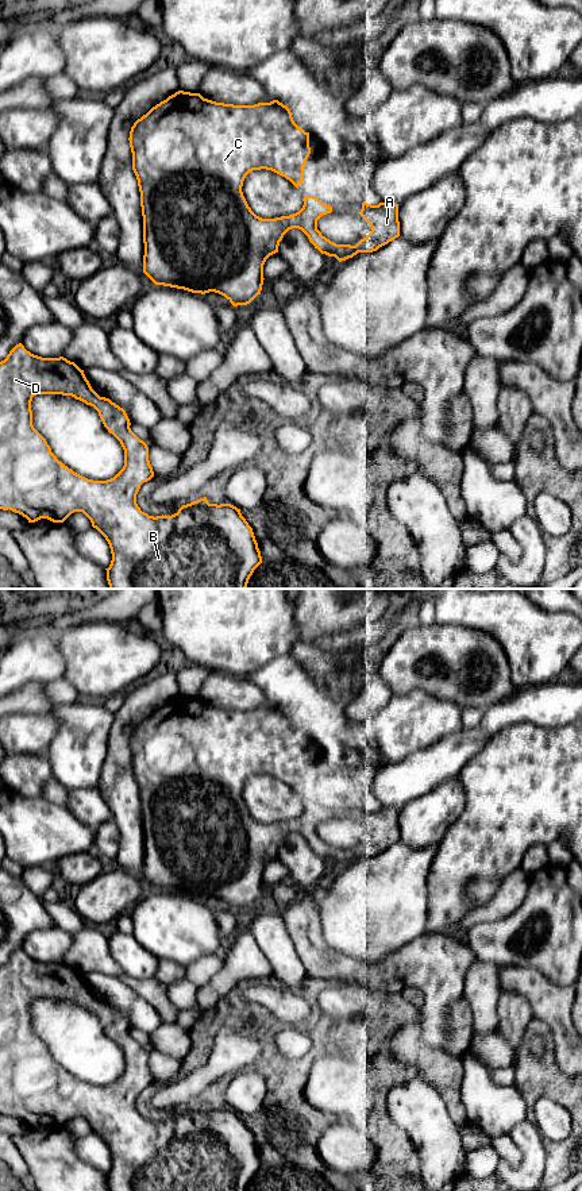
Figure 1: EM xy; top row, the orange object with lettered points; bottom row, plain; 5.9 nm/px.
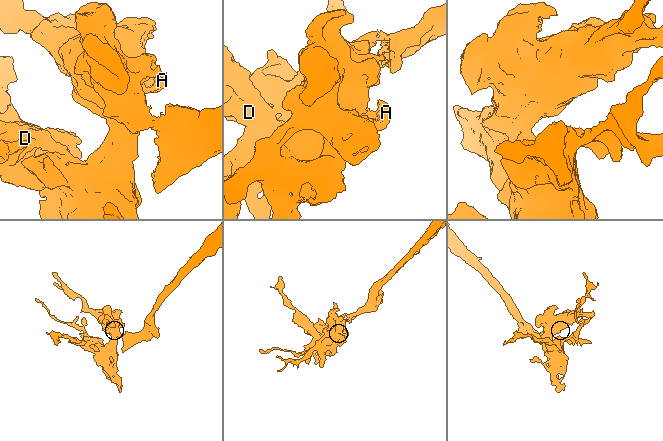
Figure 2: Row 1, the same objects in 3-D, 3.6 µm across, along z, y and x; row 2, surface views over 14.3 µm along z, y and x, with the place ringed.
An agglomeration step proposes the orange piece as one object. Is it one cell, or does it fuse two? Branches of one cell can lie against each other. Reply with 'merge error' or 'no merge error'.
no merge error

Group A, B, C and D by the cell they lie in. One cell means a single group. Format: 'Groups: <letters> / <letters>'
Groups: A B C D

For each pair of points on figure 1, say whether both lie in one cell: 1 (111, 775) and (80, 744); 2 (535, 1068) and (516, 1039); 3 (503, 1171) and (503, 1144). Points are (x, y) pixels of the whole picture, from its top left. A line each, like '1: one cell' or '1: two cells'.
1: two cells
2: two cells
3: two cells

